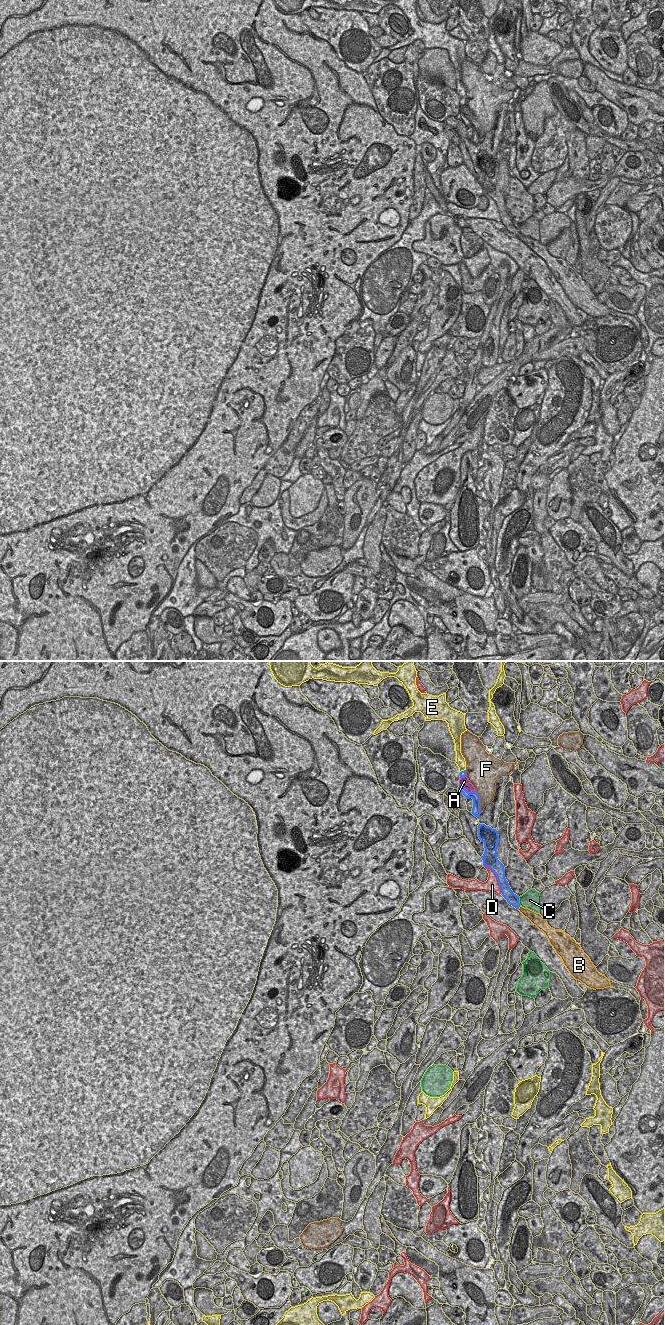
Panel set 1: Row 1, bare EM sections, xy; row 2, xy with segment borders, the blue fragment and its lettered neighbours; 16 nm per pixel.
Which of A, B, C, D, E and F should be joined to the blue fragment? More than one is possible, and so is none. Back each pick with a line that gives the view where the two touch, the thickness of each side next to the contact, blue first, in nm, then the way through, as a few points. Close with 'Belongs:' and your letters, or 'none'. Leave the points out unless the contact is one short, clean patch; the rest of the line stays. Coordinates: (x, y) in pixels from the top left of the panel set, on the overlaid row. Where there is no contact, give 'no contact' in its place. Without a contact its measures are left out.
A: contact in xy; calibres 130 and 140 nm; way xy (474, 795), (466, 790), (464, 781)
Belongs: A

